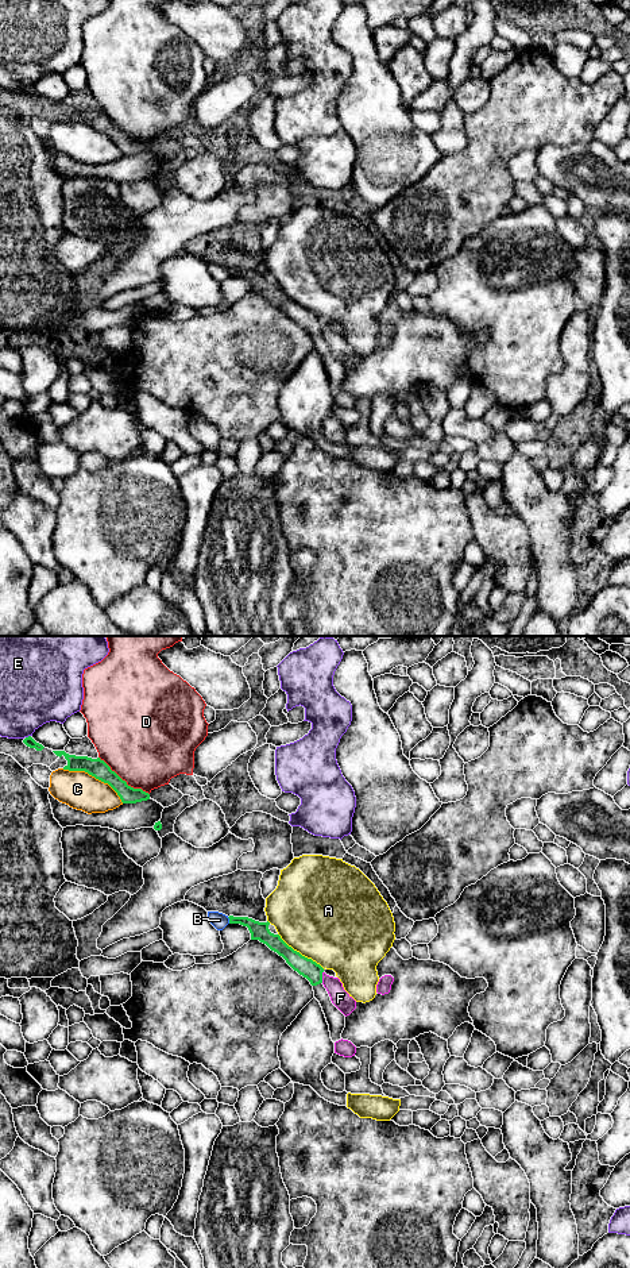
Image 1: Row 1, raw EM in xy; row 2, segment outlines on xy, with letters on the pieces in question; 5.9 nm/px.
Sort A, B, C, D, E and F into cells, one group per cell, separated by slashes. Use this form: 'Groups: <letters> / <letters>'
Groups: A / B / C / D / E / F

